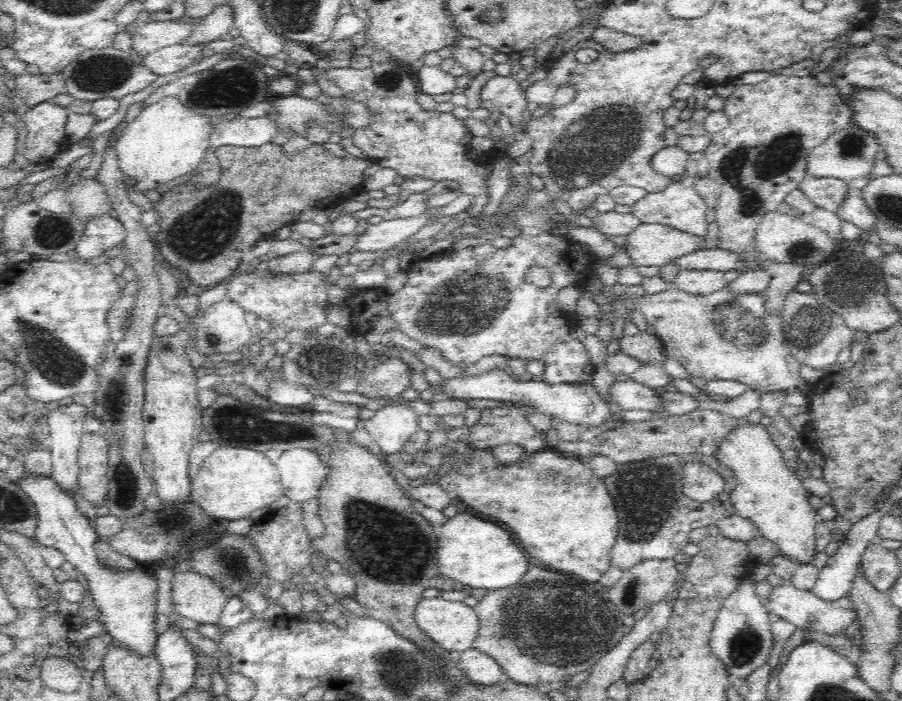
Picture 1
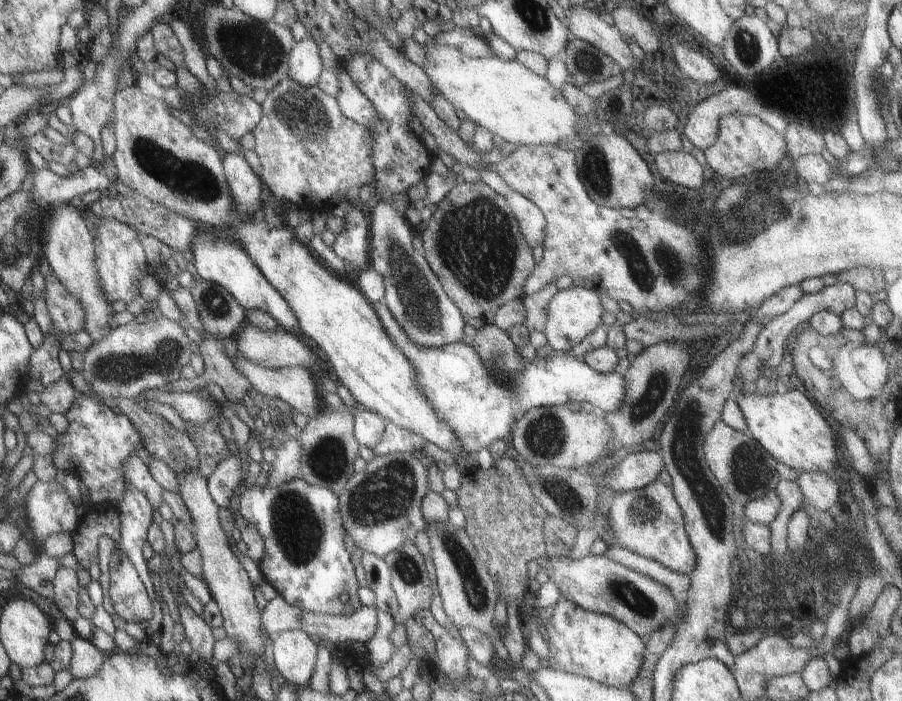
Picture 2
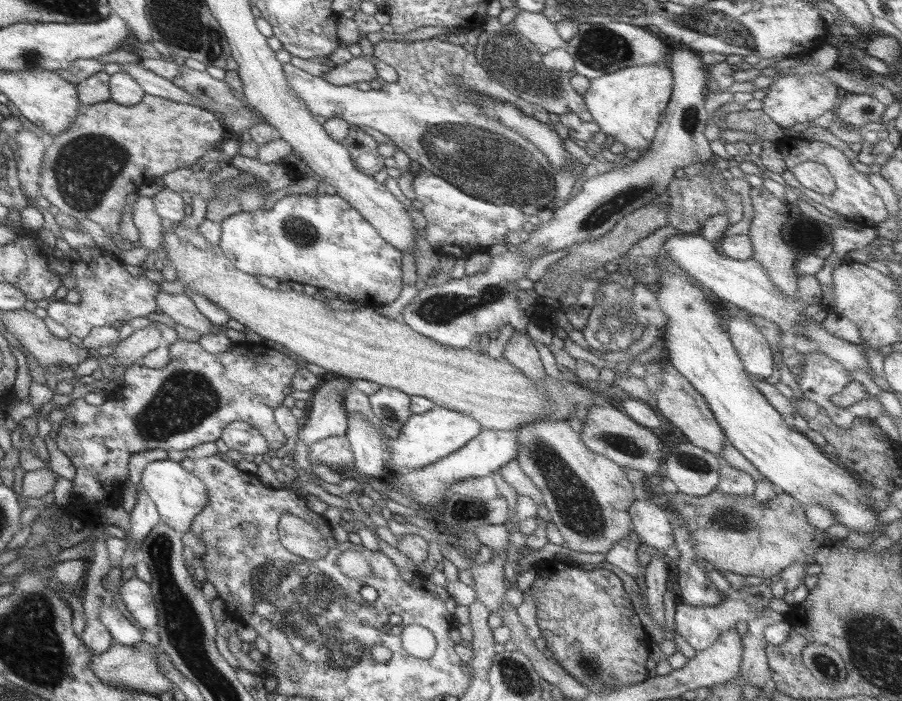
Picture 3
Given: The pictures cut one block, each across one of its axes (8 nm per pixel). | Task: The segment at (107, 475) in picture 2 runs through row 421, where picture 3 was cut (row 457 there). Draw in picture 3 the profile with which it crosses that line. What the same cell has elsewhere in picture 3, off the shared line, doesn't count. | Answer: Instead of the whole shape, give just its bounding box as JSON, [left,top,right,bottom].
[57,340,299,526]

